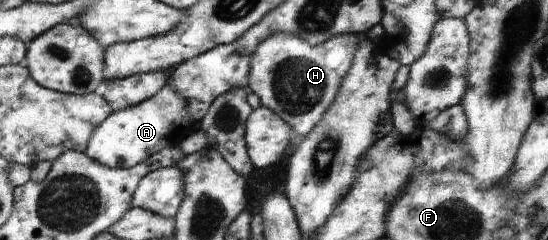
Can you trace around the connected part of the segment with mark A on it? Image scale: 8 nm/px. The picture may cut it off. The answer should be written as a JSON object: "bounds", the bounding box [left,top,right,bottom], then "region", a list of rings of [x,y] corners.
{"bounds":[85,84,192,169],"region":[[[168,84],[148,101],[130,106],[125,110],[112,111],[112,116],[103,122],[92,134],[85,153],[89,158],[104,163],[113,169],[132,169],[141,162],[148,161],[166,146],[178,146],[192,129],[188,102],[178,91]]]}

